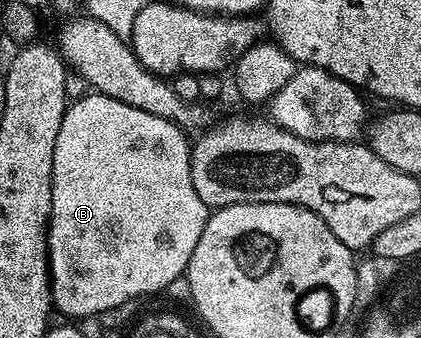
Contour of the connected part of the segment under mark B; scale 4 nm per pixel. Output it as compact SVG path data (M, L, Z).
M88 91L85 97L71 102L64 111L62 127L58 127L58 139L54 143L54 171L52 172L52 218L48 221L48 271L52 283L52 303L57 314L65 313L65 318L91 317L96 319L100 313L118 307L127 300L147 298L147 293L167 290L174 279L185 276L190 263L190 255L194 255L194 247L198 247L198 239L202 239L202 231L210 216L210 206L198 199L198 191L194 191L194 179L190 175L192 166L192 145L189 134L179 129L173 121L162 119L158 115L150 115L150 111L142 111L138 107L130 107L126 103L118 103L118 99L110 99L95 91Z

